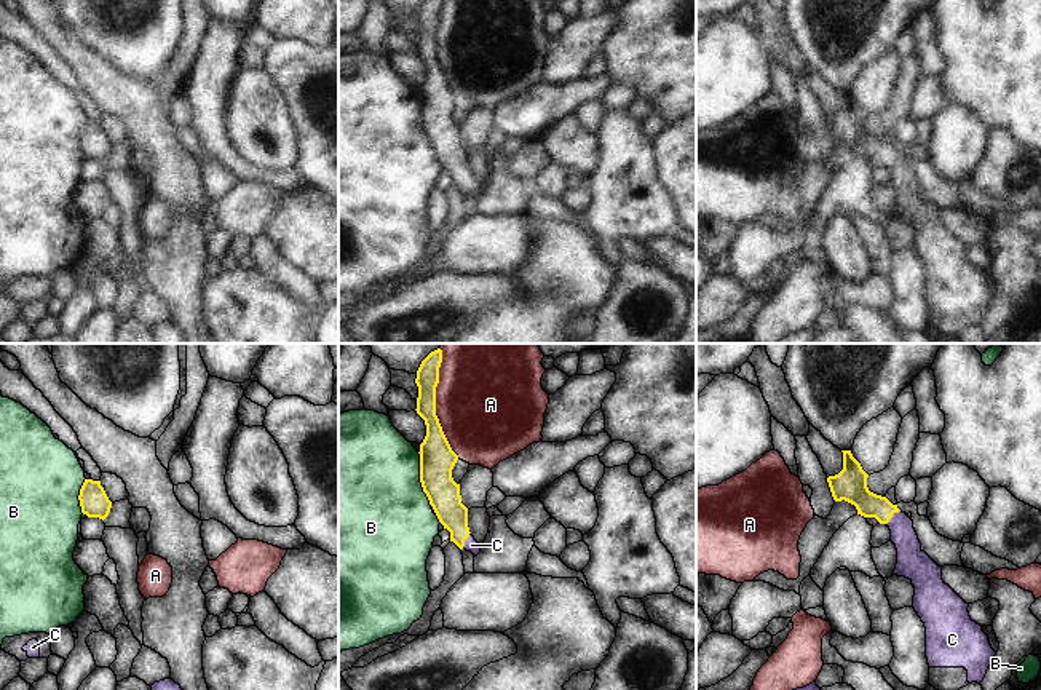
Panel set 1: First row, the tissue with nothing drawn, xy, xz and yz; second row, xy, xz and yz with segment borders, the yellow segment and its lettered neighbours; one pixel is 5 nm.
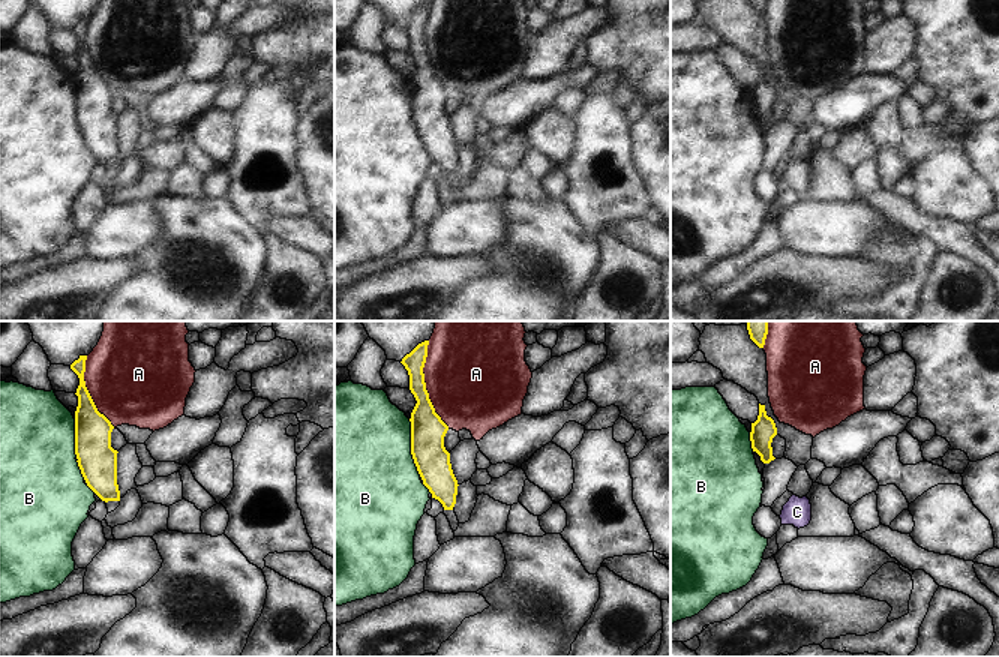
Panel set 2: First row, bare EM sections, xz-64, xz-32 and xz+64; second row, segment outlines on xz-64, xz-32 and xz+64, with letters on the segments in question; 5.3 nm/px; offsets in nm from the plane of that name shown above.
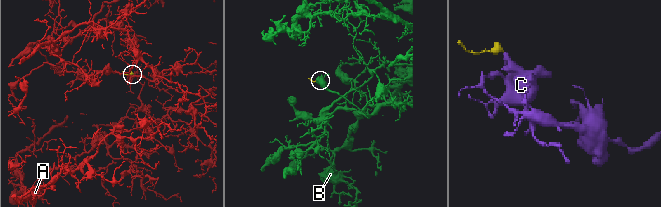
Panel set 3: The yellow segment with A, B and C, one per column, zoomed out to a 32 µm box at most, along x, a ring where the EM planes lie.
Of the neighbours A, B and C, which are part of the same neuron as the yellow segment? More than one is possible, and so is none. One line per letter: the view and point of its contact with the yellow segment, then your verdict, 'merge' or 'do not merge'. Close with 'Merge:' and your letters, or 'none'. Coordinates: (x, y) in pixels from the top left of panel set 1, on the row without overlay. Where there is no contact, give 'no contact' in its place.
A: xz (435, 50) | do not merge
B: xz (420, 122) | do not merge
C: xz (465, 181) | merge
Merge: C

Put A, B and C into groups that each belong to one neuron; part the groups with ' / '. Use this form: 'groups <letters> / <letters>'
groups A / B / C

